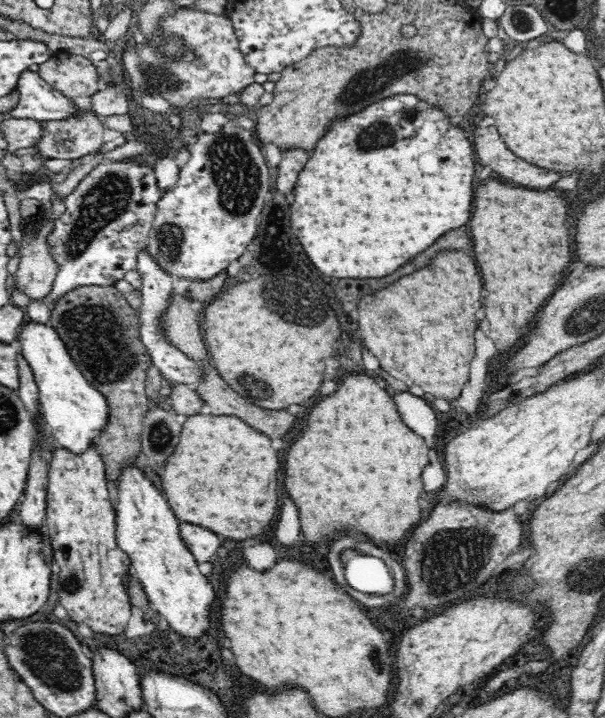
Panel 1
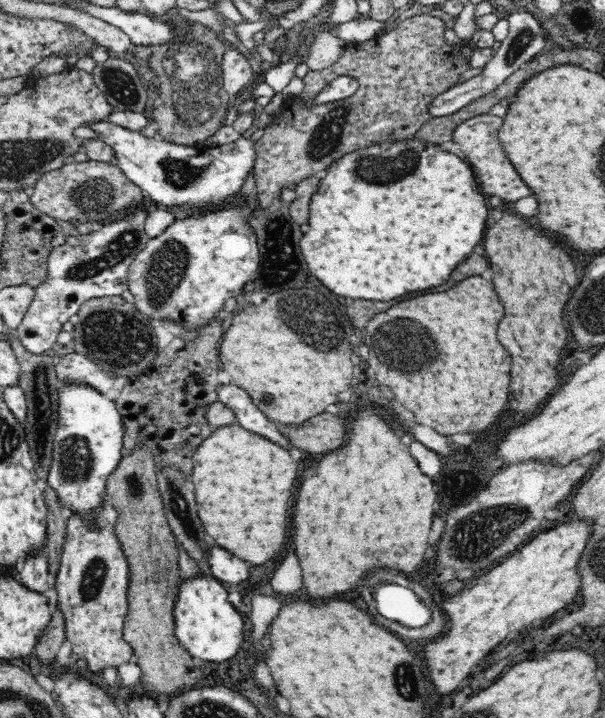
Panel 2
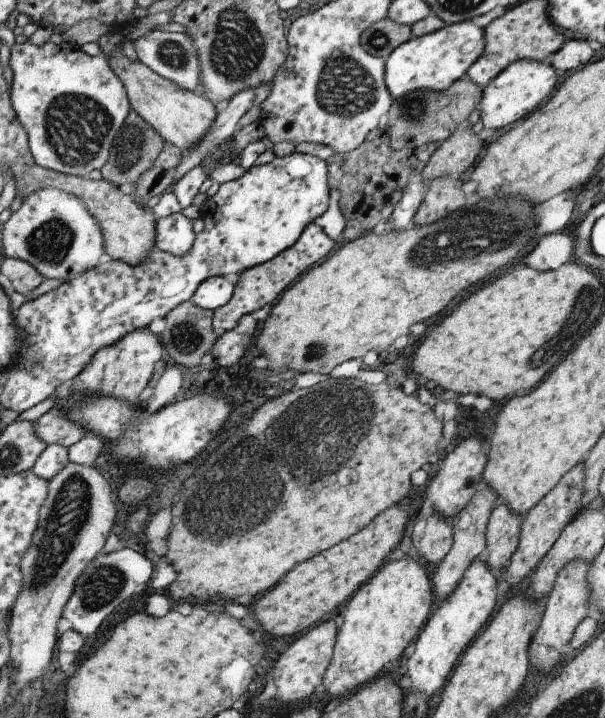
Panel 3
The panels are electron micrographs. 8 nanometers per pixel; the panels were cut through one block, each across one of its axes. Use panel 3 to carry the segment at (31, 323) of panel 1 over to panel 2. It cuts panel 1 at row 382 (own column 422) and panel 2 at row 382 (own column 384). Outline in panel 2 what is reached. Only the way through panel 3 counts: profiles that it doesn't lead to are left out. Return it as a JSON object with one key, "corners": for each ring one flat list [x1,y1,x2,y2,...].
{"corners":[[58,382,58,428,55,434,53,461,47,484,60,497,68,512,92,516,104,498,106,478,118,466,124,452,122,434,124,425,121,412,116,408,114,397,102,394,97,388,83,382]]}

